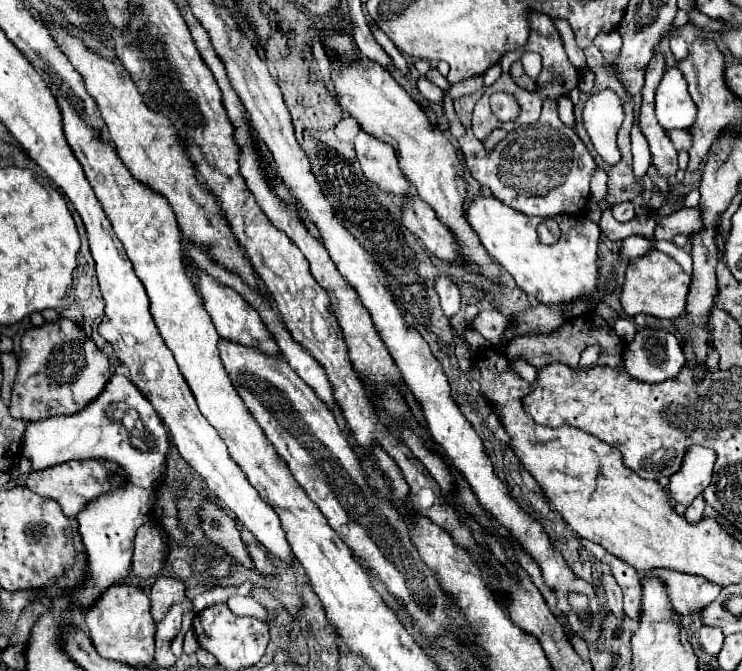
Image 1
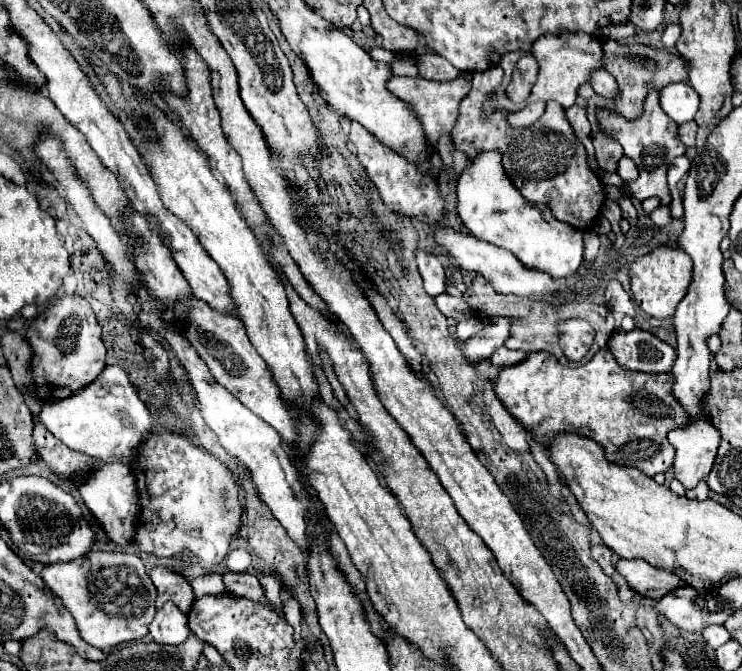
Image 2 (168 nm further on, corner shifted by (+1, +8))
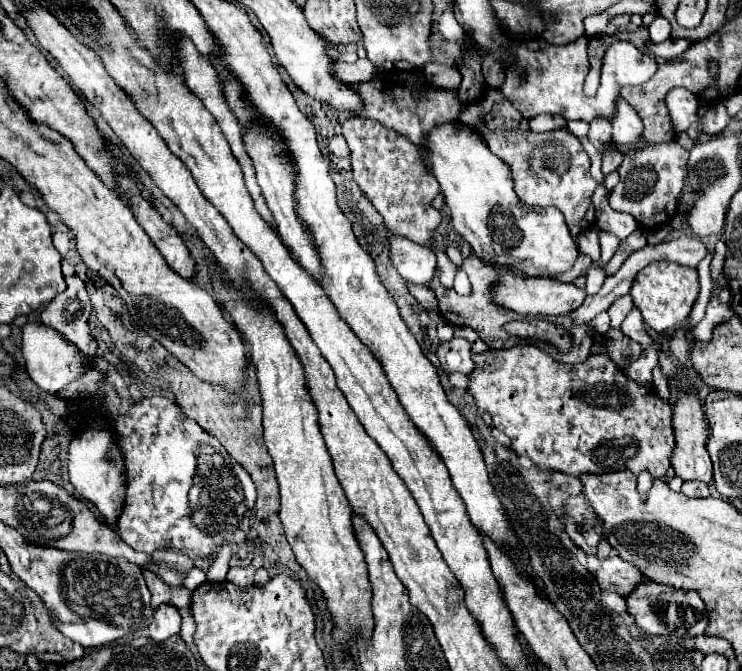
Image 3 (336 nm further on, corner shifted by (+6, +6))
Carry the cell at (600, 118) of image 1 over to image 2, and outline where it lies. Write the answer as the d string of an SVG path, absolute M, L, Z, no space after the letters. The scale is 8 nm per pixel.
M657 90L649 92L649 96L643 102L643 114L633 122L627 122L619 112L603 108L603 106L597 108L597 122L599 122L601 132L607 138L617 140L623 146L625 156L633 158L635 164L639 166L639 178L635 182L625 184L621 188L621 192L627 196L633 194L639 200L657 196L657 198L661 198L661 204L669 204L671 196L669 196L669 188L667 188L667 166L669 166L669 162L673 162L673 158L677 158L685 152L685 146L681 144L681 140L677 136L677 124L673 120L669 120L665 116L665 112L659 108L659 92Z

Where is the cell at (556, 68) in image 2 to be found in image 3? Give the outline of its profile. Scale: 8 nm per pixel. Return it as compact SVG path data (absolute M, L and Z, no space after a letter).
M584 36L562 46L548 44L540 38L514 42L514 50L516 50L518 62L510 70L506 70L506 80L500 90L526 120L538 114L556 114L566 120L584 120L584 122L592 122L594 118L612 120L616 114L620 88L632 86L632 84L644 84L656 72L656 60L652 60L648 54L642 54L629 41L615 40L607 47L603 57L598 94L594 98L588 98L582 90L584 78L590 68Z

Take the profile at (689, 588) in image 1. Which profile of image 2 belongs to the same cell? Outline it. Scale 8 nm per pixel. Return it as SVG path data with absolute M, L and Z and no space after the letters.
M619 558L615 562L615 568L619 570L619 574L625 576L625 580L629 582L629 586L635 592L639 592L651 600L659 600L665 594L677 590L679 586L685 586L685 580L681 576L677 576L675 572L655 568L647 560Z

